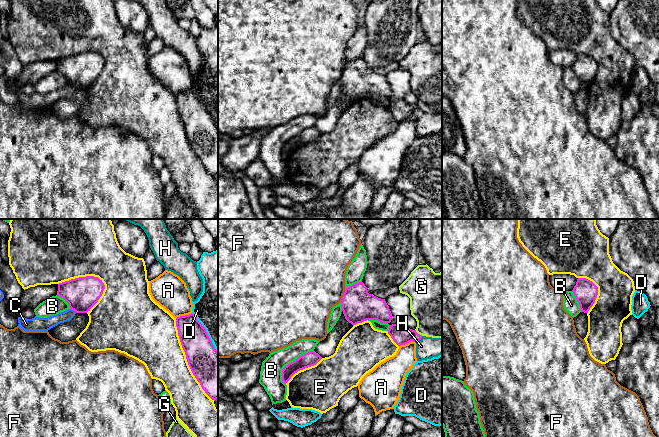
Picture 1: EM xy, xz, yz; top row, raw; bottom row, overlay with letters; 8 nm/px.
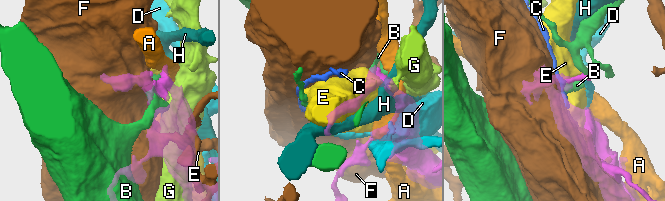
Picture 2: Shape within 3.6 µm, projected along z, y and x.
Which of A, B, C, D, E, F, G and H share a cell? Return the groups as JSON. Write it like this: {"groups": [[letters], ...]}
{"groups": [["A"], ["B"], ["C"], ["D"], ["E"], ["F"], ["G"], ["H"]]}

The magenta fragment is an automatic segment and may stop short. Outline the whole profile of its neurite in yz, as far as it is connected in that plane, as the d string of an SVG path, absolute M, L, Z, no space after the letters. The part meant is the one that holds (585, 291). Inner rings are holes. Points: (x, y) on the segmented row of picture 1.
M578 278L572 292L579 302L581 312L588 313L597 298L598 287L586 278Z

